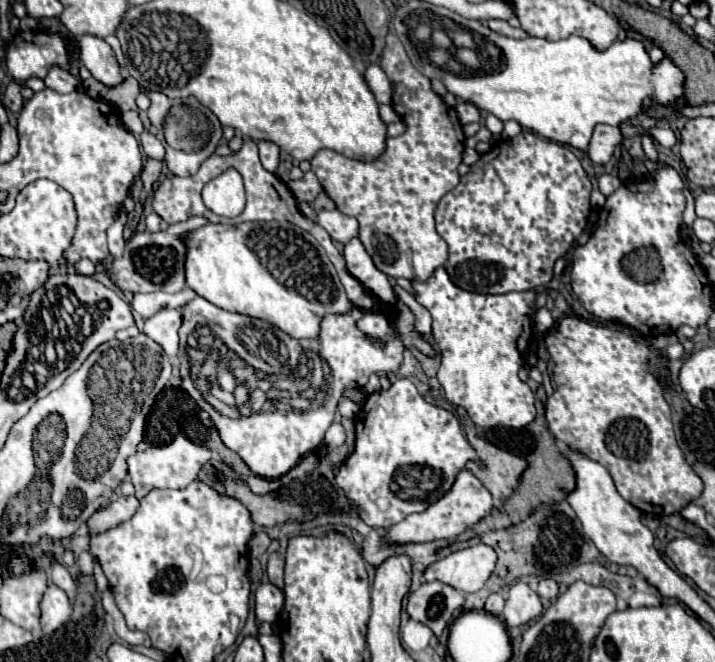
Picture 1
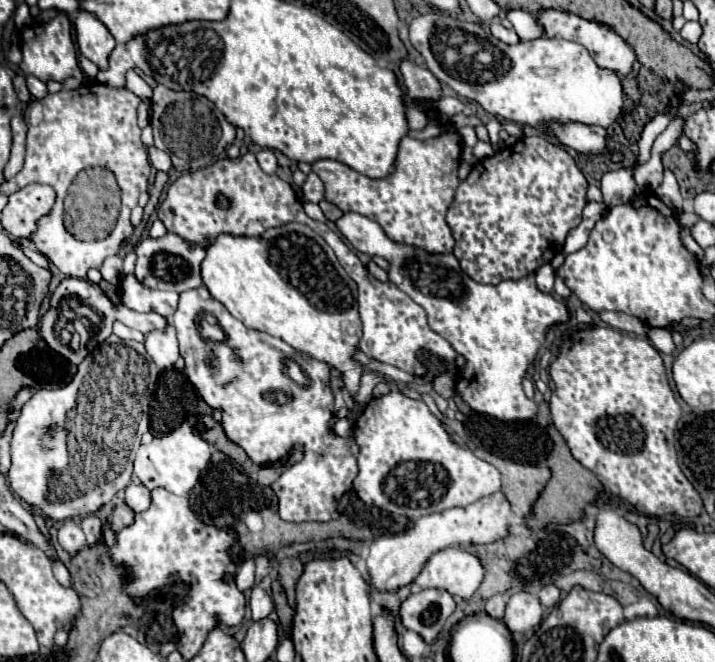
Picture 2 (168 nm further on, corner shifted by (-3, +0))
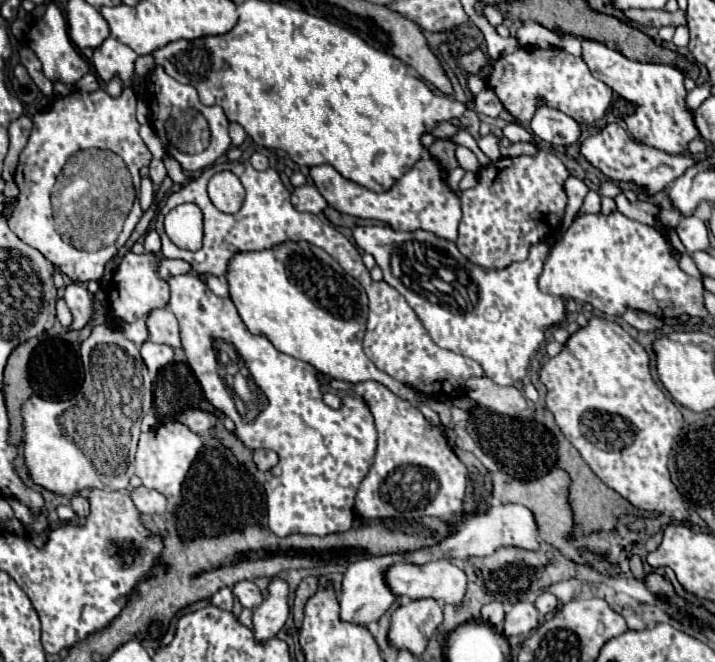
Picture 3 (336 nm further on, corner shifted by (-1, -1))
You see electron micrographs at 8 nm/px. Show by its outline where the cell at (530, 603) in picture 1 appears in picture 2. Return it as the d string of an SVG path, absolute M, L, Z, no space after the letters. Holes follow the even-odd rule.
M517 592L509 598L503 622L511 632L529 632L539 626L543 618L543 608L537 596L529 592Z

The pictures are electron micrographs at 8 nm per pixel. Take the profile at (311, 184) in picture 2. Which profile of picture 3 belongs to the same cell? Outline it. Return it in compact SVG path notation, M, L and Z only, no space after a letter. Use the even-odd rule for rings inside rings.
M313 185L295 187L291 193L291 203L297 211L307 211L307 213L315 213L315 215L327 207L325 199Z

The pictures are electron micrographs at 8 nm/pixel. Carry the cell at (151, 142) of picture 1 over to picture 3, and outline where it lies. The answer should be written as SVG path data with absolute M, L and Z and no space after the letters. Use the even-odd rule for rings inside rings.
M153 159L153 161L151 161L151 165L149 165L149 177L151 177L151 181L153 181L155 185L161 185L161 183L163 183L163 179L165 179L165 175L167 175L167 171L165 171L163 161Z

